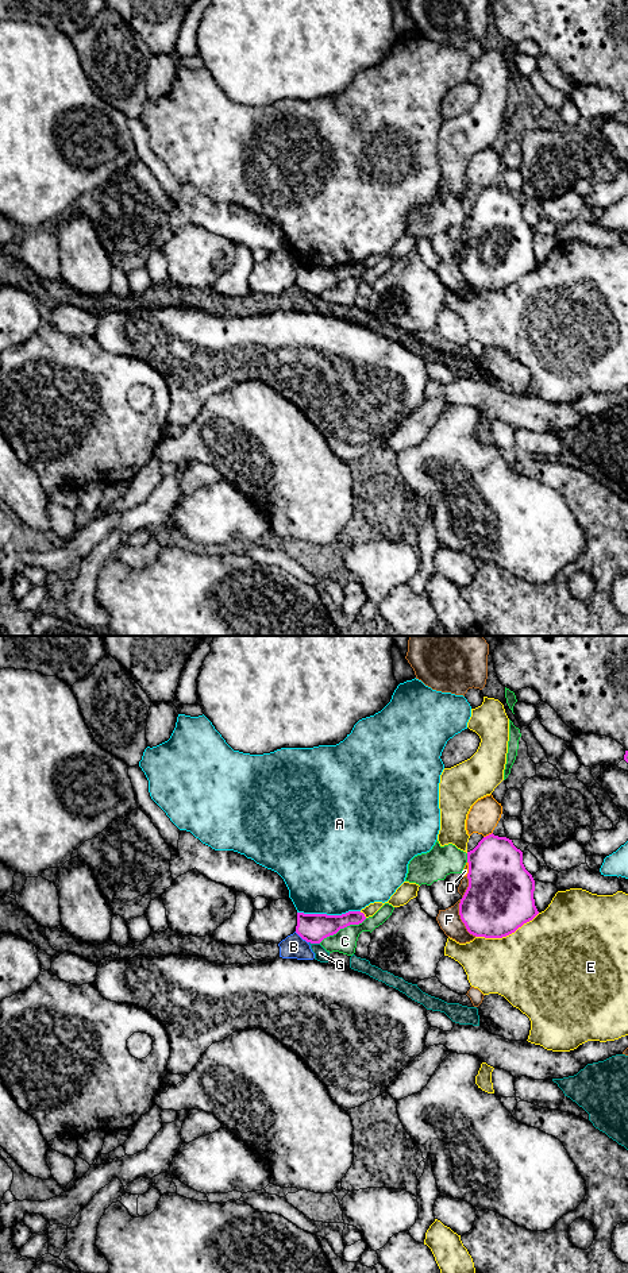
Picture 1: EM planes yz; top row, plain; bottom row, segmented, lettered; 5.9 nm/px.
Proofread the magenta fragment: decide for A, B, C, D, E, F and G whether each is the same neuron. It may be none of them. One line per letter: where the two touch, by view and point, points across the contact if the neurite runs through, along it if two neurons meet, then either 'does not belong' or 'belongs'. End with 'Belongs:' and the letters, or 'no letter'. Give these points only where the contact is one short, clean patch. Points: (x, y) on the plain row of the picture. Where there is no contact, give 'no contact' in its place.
A: yz (328, 267) | does not belong
B: yz (301, 289) | along yz (295, 284), (308, 294) | does not belong
C: yz (342, 280) | does not belong
D: yz (489, 186) | does not belong
E: yz (507, 286) | does not belong
F: yz (459, 259) | does not belong
G: yz (315, 294) | along yz (309, 293), (319, 296) | does not belong
Belongs: no letter

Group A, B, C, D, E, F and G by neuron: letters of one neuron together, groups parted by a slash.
A / B G / C / D / E / F

